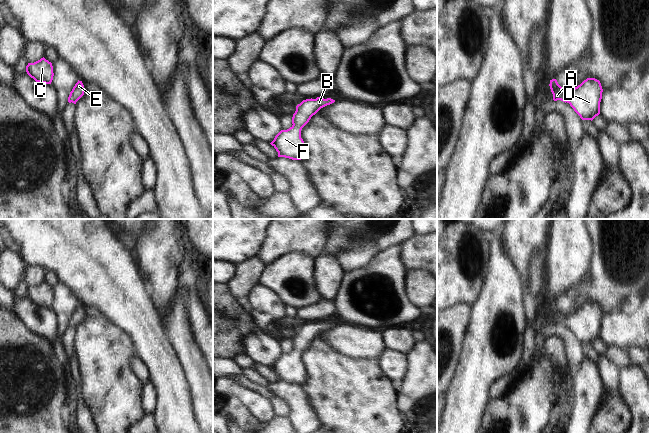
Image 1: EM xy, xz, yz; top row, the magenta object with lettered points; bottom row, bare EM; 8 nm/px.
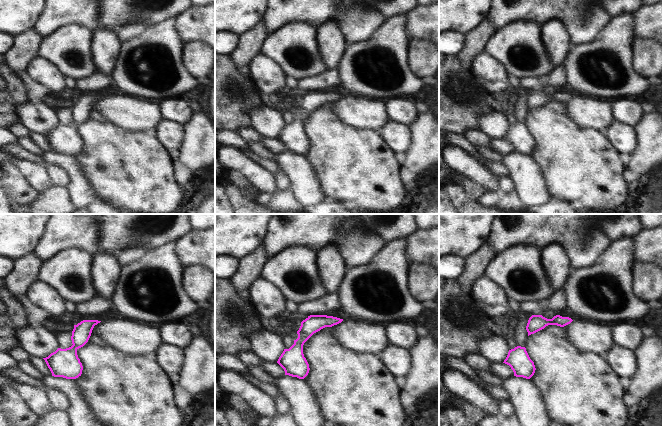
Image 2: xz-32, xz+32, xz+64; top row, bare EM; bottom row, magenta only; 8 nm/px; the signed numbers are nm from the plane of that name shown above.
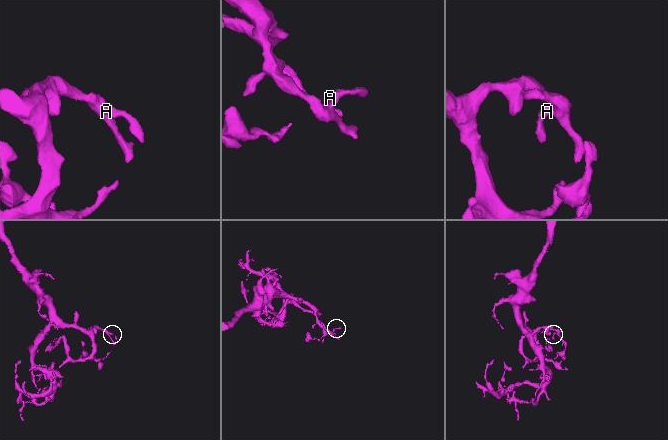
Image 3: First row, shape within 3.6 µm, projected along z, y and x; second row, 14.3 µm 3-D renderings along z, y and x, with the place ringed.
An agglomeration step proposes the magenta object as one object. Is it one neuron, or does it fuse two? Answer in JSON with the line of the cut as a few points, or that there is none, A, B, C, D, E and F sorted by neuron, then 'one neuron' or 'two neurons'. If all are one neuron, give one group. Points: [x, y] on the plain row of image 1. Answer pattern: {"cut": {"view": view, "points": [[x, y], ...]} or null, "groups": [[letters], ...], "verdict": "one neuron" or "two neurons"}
{"cut": null, "groups": [["A", "B", "C", "D", "E", "F"]], "verdict": "one neuron"}

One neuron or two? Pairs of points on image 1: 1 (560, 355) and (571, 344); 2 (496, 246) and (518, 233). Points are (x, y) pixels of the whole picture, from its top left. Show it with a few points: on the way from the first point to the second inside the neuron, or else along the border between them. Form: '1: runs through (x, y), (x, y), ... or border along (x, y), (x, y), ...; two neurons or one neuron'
1: border along (547, 337), (556, 335), (563, 342), (571, 368); two neurons
2: border along (499, 234), (502, 240), (503, 252), (512, 264); two neurons

